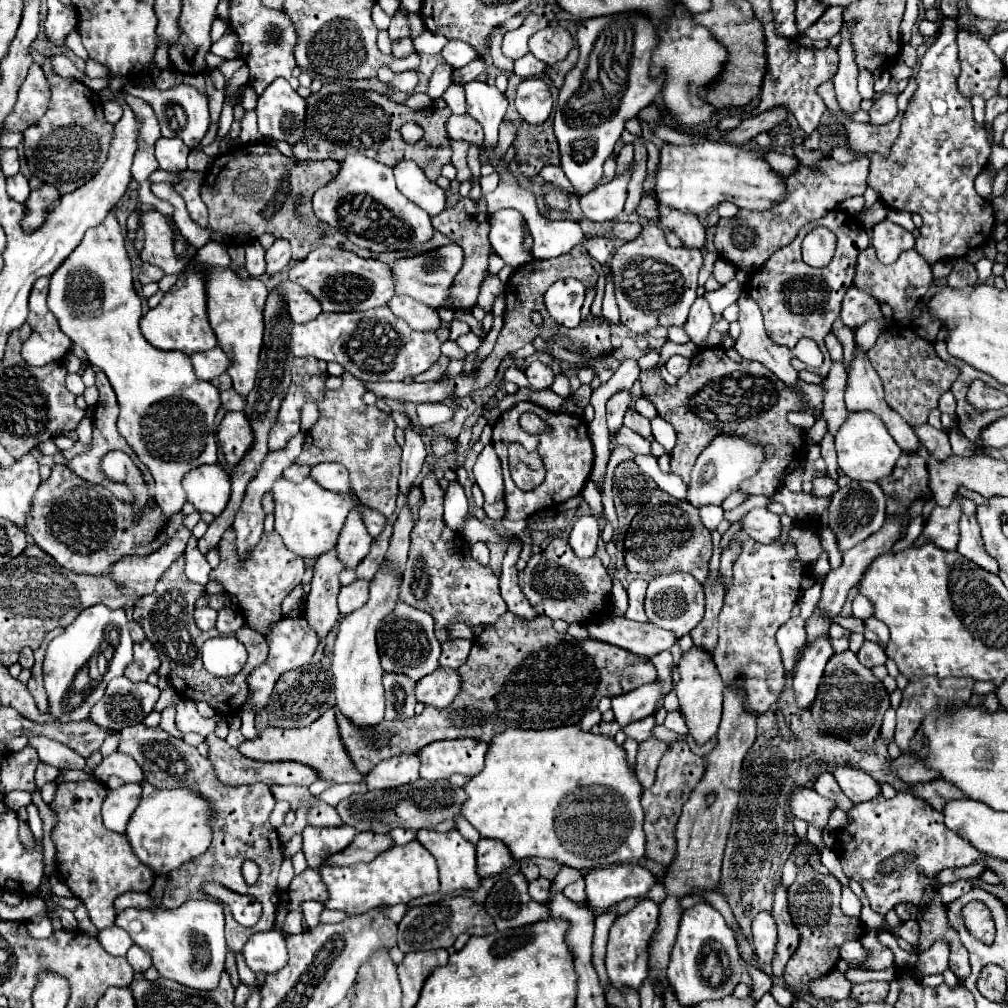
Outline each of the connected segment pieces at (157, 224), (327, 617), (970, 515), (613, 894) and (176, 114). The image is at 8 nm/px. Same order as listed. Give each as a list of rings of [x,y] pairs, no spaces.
[[[140,212],[140,226],[146,232],[146,244],[142,250],[142,262],[150,262],[164,270],[164,274],[180,274],[186,268],[186,260],[174,250],[176,234],[170,220],[160,212]]]
[[[336,550],[322,554],[314,564],[312,590],[306,600],[306,620],[310,628],[316,632],[322,642],[338,624],[340,612],[336,606],[338,590],[340,590],[340,574],[342,566],[336,560]]]
[[[956,494],[960,508],[962,508],[962,518],[960,518],[960,544],[958,552],[976,562],[980,568],[998,574],[998,564],[994,562],[992,556],[986,556],[986,550],[982,548],[982,538],[980,538],[980,526],[976,520],[976,504],[960,494]]]
[[[614,864],[590,870],[586,874],[588,904],[596,908],[594,916],[598,916],[612,904],[632,896],[644,896],[654,882],[654,874],[640,864]]]
[[[128,82],[124,86],[124,90],[132,96],[138,96],[142,100],[146,100],[152,108],[154,114],[158,116],[160,128],[162,128],[162,136],[164,138],[180,138],[188,148],[196,148],[200,144],[200,140],[206,136],[208,126],[210,126],[210,112],[208,112],[208,96],[198,92],[192,86],[174,86],[166,92],[146,92],[144,84],[136,84],[136,82]]]

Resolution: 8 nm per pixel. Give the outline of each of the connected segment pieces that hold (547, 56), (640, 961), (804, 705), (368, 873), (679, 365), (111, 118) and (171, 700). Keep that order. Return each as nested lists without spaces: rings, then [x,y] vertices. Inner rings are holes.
[[[548,26],[530,38],[530,52],[548,66],[564,60],[572,48],[574,40],[562,26]]]
[[[642,900],[634,910],[630,910],[624,916],[618,916],[614,926],[610,928],[610,938],[608,938],[608,952],[606,952],[606,970],[610,976],[610,984],[616,990],[638,990],[644,980],[648,978],[648,942],[658,926],[658,904],[652,900]]]
[[[820,636],[812,644],[806,644],[806,648],[802,650],[794,674],[794,696],[802,710],[808,710],[808,704],[814,702],[824,666],[832,658],[832,654],[834,648],[830,636]]]
[[[410,842],[406,846],[394,846],[390,852],[378,854],[370,864],[356,864],[356,866],[326,866],[320,872],[330,900],[324,904],[330,910],[342,910],[346,914],[360,914],[368,912],[378,906],[394,906],[394,904],[408,904],[414,898],[426,894],[438,894],[438,866],[434,856],[420,844]]]
[[[672,356],[668,362],[666,362],[666,368],[668,372],[674,376],[674,378],[680,378],[688,372],[690,368],[690,358],[684,358],[684,356]]]
[[[106,102],[104,104],[104,116],[110,124],[116,124],[122,118],[122,106],[118,102]]]
[[[168,688],[168,690],[164,690],[162,694],[160,694],[160,700],[156,702],[156,712],[162,712],[164,708],[168,708],[168,706],[174,706],[178,702],[178,694],[176,694],[176,690],[174,688]]]

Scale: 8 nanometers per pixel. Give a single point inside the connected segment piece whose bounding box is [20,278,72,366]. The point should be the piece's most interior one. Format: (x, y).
(47, 343)

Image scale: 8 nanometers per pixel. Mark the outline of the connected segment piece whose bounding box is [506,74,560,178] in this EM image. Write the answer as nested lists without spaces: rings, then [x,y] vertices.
[[[512,74],[508,80],[506,98],[508,98],[510,106],[506,112],[506,120],[510,120],[518,128],[518,136],[514,140],[514,146],[518,150],[516,160],[522,164],[522,174],[532,178],[548,164],[560,166],[560,150],[558,150],[558,142],[556,142],[554,130],[552,130],[552,120],[546,120],[540,126],[530,126],[520,118],[520,114],[514,106],[514,94],[516,94],[516,86],[522,80],[524,78],[520,78],[516,74]]]

